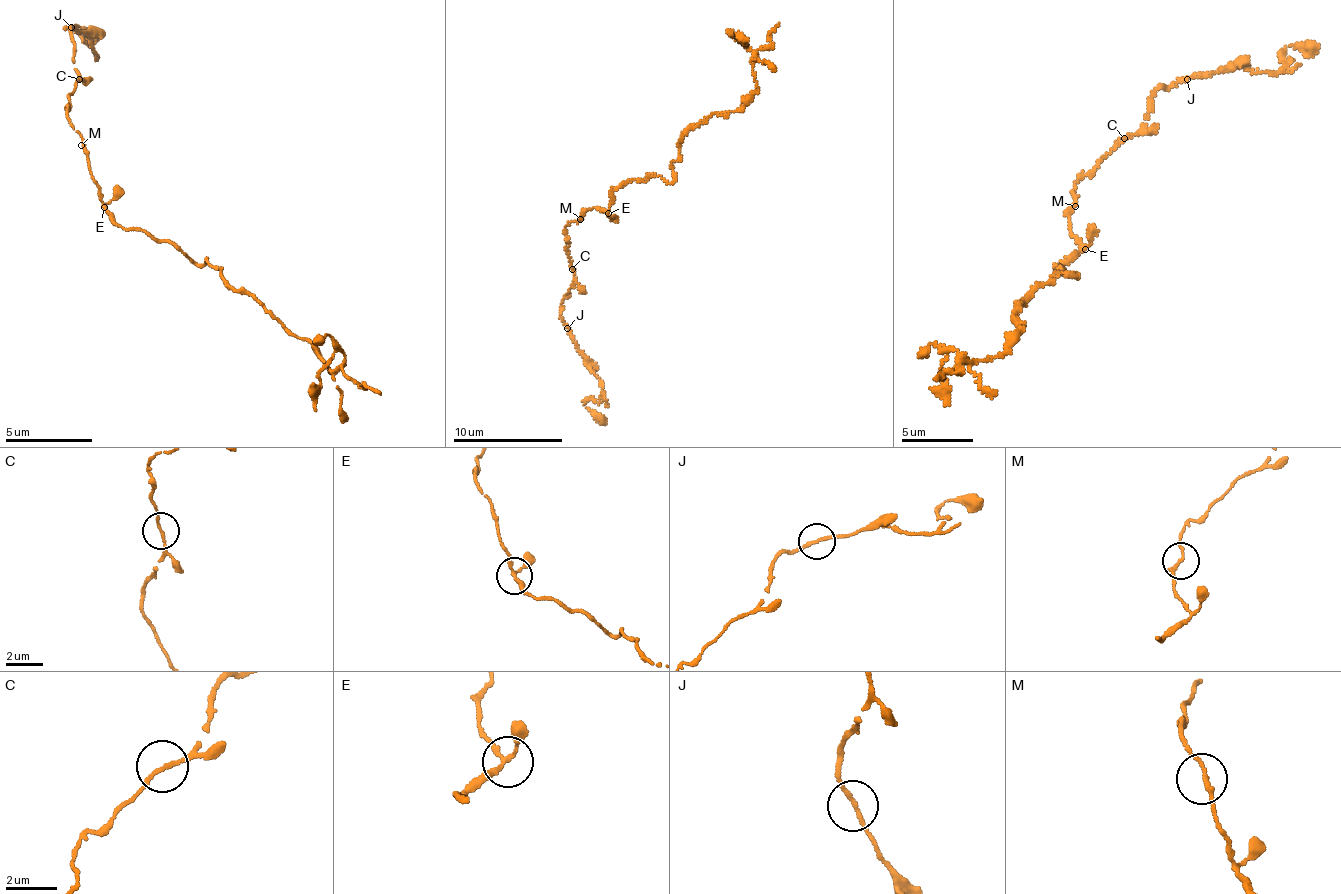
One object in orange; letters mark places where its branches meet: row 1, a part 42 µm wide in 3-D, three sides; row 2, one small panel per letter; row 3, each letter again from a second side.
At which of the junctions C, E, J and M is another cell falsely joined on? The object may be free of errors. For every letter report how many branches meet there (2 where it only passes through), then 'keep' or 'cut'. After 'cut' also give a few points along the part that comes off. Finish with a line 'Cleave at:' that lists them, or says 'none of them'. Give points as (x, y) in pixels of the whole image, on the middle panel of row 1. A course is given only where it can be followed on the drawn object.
C: 2 branches meet; keep
E: 3 branches meet; keep
J: 2 branches meet; keep
M: 2 branches meet; keep
Cleave at: none of them

